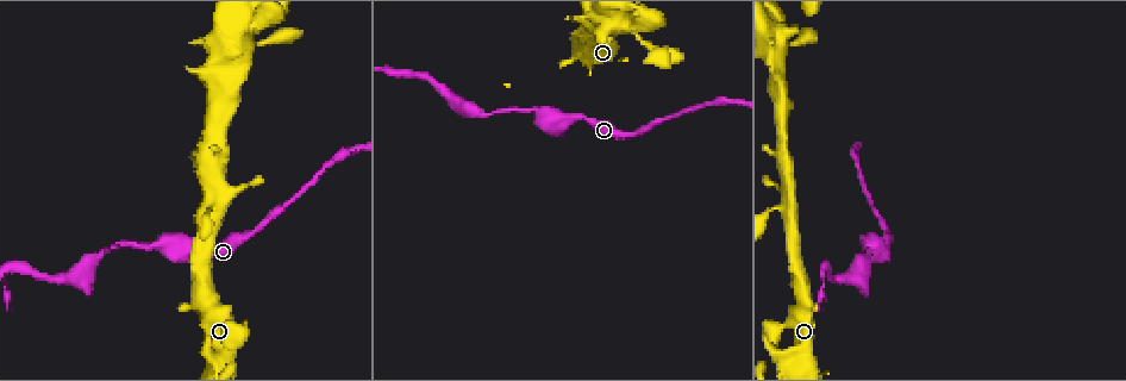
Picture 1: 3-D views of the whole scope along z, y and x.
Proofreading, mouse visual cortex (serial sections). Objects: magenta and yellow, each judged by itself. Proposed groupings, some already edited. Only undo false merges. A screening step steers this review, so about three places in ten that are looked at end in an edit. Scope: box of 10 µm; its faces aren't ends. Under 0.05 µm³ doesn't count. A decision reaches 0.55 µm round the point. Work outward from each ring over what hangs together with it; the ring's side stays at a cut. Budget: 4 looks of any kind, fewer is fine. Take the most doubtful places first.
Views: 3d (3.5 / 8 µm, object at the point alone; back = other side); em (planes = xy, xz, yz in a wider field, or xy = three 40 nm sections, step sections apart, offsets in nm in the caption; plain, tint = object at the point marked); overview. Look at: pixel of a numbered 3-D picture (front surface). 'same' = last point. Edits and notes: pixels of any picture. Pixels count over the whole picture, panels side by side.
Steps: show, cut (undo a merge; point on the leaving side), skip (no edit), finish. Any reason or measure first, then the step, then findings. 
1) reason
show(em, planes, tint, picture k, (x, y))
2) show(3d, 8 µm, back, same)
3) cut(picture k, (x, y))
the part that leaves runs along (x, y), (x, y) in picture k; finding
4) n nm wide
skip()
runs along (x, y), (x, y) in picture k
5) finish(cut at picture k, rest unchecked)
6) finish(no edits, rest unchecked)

abrupt turn
show(3d, 3.5 µm, picture 1, (176, 248))

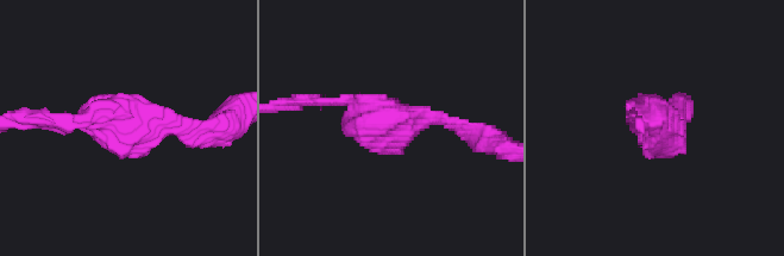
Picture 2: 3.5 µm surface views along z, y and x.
shape alone is not enough
show(em, xy, step 3, tint, picture 2, (392, 119))

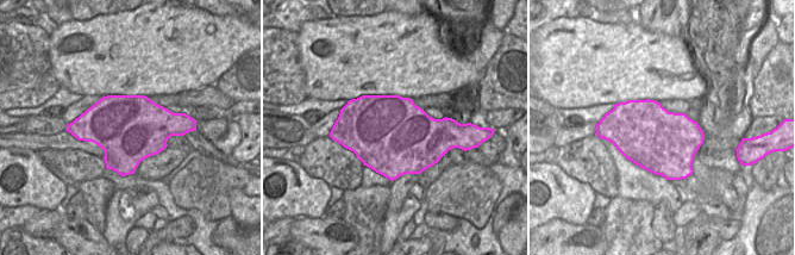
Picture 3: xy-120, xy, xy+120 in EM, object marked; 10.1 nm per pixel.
skip()
runs along (199, 139), (176, 122), (52, 122) in picture 2; one cell here

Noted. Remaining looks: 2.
abrupt turn
show(3d, 3.5 µm, back, picture 1, (15, 269))

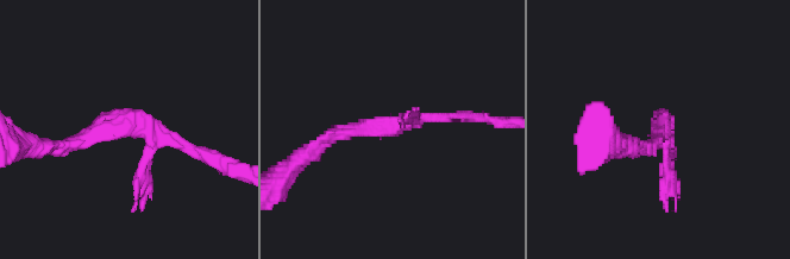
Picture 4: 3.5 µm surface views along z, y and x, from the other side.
shape alone is not enough
show(em, xy, step 2, tint, picture 4, (395, 125))

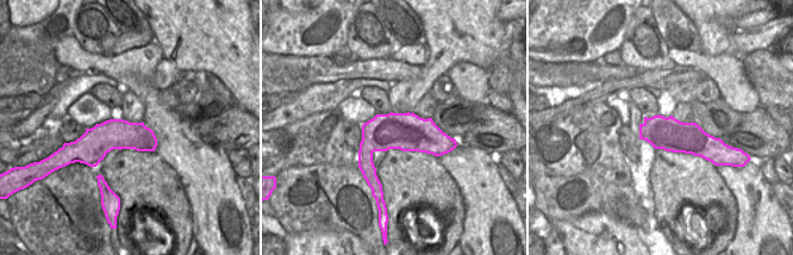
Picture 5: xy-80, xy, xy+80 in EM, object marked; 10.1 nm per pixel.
380 nm wide
skip()
runs along (56, 146), (139, 125), (151, 153), (136, 187) in picture 4; one cell here

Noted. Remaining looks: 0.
finish(no edits, rest unchecked)

